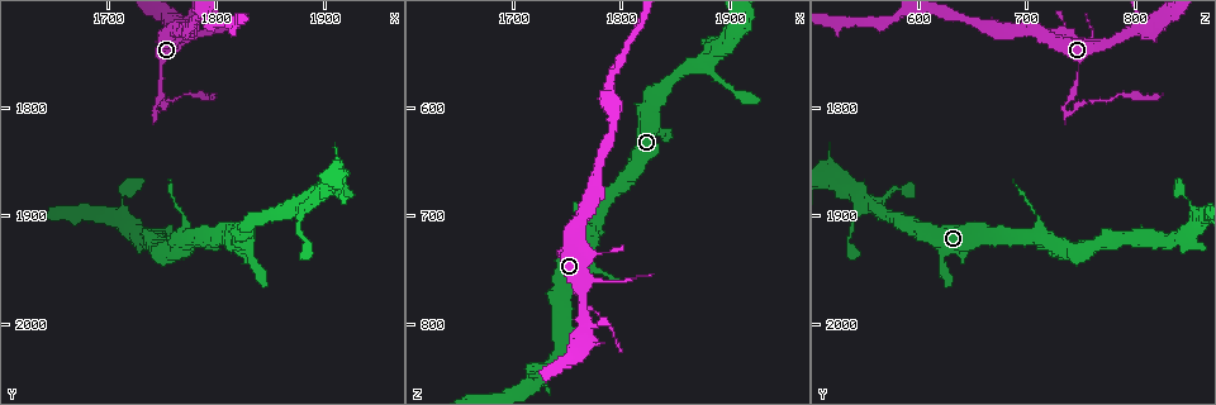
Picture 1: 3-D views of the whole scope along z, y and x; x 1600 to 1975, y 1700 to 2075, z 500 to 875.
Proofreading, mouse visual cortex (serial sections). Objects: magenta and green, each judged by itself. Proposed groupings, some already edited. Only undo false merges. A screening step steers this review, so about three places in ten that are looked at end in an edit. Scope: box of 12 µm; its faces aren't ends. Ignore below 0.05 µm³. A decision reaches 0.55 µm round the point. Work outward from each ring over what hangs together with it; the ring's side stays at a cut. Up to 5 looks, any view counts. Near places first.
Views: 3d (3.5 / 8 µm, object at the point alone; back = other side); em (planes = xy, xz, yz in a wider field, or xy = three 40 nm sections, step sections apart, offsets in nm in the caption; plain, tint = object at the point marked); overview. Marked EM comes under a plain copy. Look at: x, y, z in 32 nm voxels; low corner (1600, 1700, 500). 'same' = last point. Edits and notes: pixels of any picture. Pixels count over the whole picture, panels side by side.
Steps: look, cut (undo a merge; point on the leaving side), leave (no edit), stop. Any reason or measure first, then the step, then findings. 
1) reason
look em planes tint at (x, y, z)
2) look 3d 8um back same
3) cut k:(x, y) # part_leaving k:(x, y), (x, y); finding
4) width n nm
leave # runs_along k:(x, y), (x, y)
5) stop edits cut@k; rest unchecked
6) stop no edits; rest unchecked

a narrow waist
look 3d 3.5um at (1714, 1886, 848)

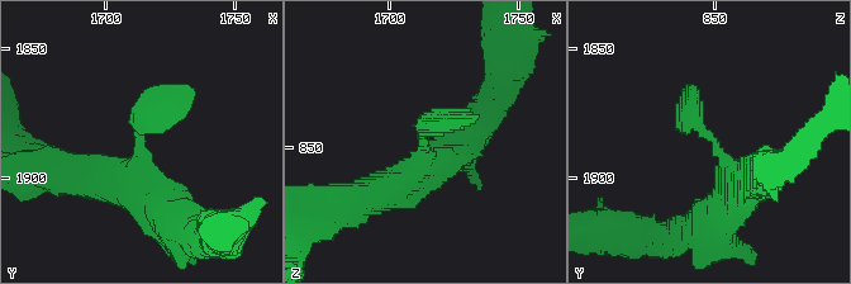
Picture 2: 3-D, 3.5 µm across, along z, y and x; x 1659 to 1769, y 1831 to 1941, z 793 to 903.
look em xy step 1 tint at (1714, 1886, 850)

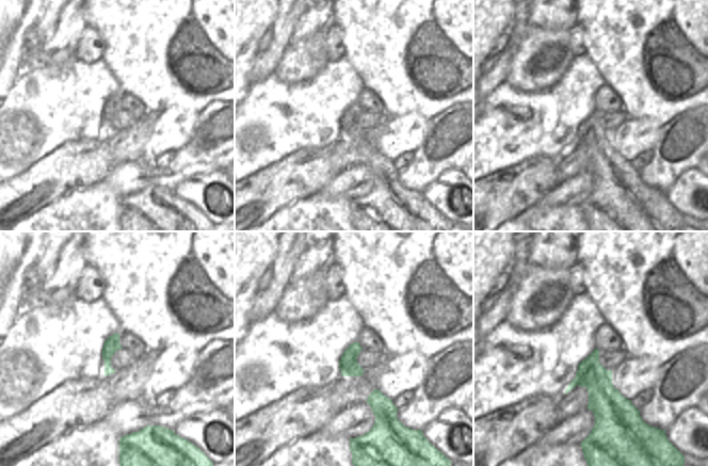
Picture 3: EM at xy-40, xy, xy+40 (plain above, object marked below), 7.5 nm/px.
leave # continuous, no second cell

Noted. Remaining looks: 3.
look 3d 3.5um at (1752, 1792, 746)

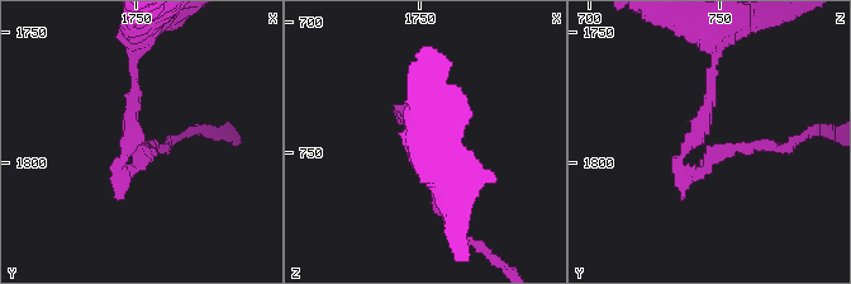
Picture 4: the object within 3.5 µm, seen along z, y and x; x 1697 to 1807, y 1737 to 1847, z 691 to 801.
shape alone is not enough
look em xy step 1 tint at (1751, 1793, 746)

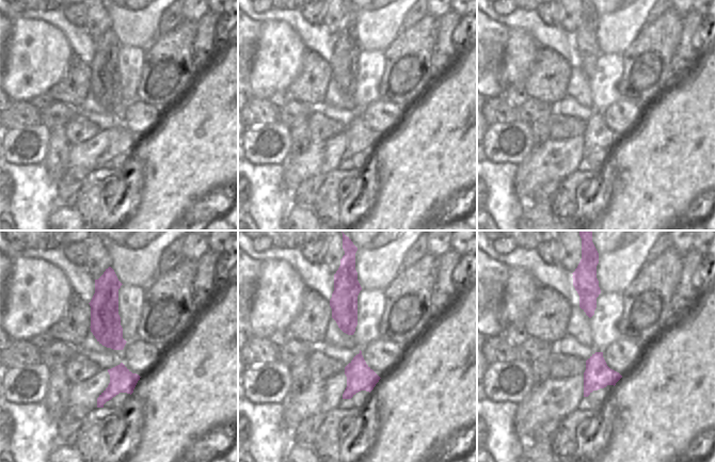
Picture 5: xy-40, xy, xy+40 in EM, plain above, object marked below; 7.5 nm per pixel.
leave # runs_along 4:(711, 69), (711, 150), (783, 146); all the same cell

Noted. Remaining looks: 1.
stop no edits; rest unchecked

